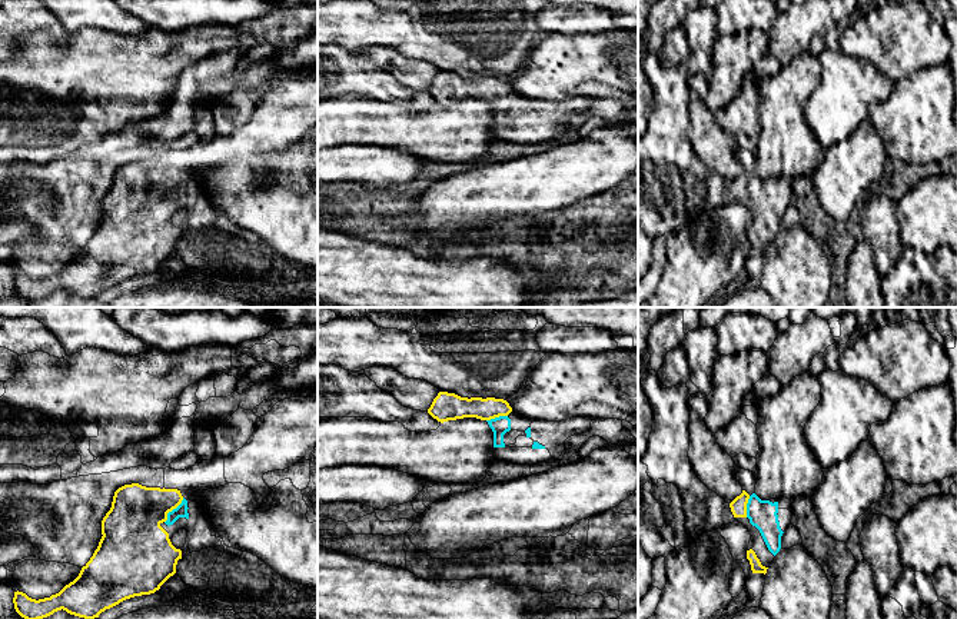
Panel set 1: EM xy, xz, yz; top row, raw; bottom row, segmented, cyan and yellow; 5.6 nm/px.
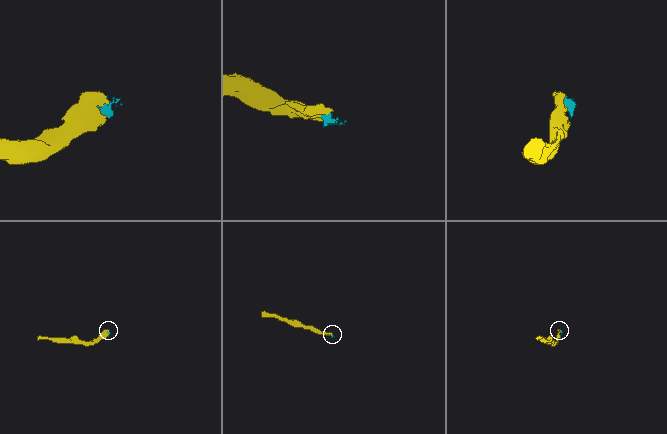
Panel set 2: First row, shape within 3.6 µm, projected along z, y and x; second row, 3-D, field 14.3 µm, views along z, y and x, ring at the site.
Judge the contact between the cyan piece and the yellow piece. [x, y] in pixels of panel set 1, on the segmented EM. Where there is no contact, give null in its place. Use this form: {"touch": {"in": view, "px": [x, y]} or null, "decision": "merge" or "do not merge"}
{"touch": {"in": "xy", "px": [173, 509]}, "decision": "merge"}

